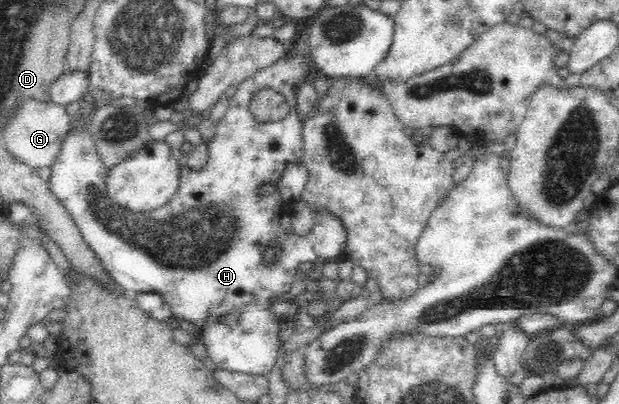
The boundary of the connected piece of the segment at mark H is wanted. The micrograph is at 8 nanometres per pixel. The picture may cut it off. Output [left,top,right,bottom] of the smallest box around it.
[50,26,348,375]

